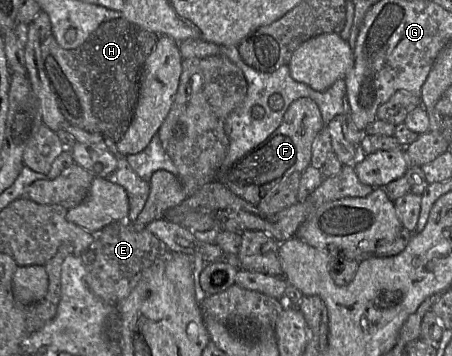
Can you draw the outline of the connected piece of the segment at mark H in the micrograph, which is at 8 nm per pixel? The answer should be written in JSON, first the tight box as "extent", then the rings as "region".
{"extent":[40,18,159,143],"region":[[[118,18],[102,23],[80,47],[73,50],[65,50],[61,48],[56,42],[53,34],[48,36],[46,39],[42,40],[40,48],[41,48],[44,75],[47,79],[49,87],[52,93],[54,94],[57,105],[60,111],[62,112],[62,115],[64,116],[65,120],[72,126],[78,127],[87,132],[102,134],[106,137],[109,137],[116,143],[119,142],[125,135],[126,131],[128,130],[128,127],[135,113],[141,89],[141,77],[143,73],[144,64],[148,56],[152,53],[157,43],[158,37],[159,37],[158,35],[144,30],[139,26],[128,22],[124,18]]]}

